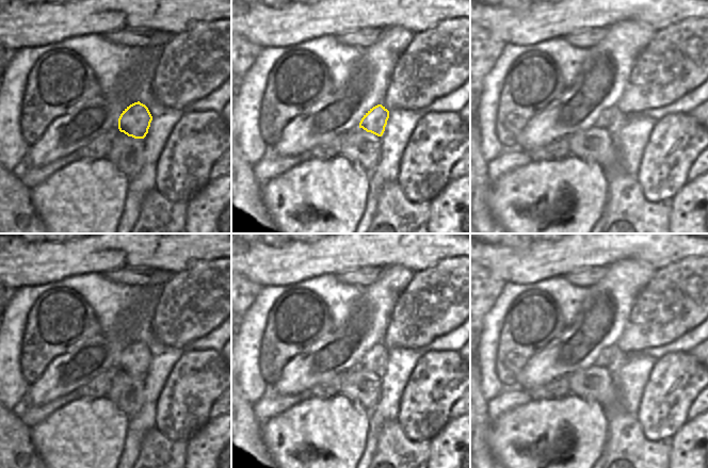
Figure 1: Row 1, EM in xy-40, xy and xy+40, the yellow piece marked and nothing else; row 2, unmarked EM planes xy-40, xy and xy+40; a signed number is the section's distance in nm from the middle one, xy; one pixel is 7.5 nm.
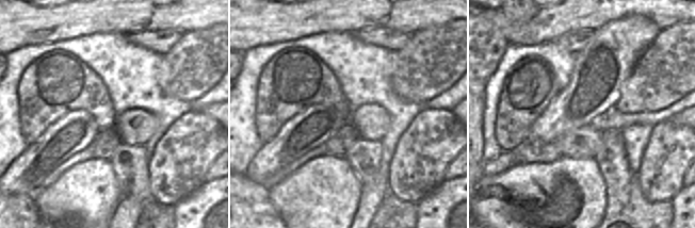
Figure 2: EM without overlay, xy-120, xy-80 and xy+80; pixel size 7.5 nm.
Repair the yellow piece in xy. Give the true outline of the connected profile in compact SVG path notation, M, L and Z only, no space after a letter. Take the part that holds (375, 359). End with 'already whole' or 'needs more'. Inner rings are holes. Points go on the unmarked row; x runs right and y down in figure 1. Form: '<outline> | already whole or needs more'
M377 343L364 354L359 361L359 367L363 367L367 371L371 371L377 375L382 375L388 357L389 350L382 343Z | already whole

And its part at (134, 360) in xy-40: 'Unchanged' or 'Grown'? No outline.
Unchanged

